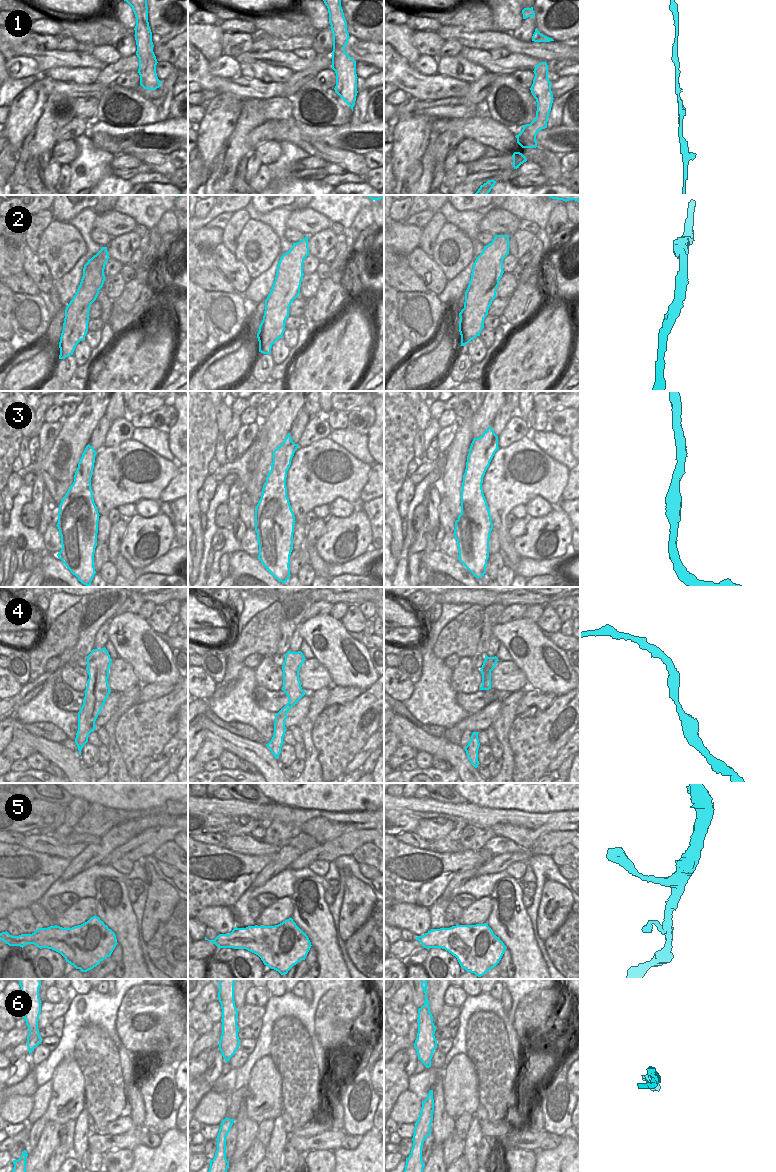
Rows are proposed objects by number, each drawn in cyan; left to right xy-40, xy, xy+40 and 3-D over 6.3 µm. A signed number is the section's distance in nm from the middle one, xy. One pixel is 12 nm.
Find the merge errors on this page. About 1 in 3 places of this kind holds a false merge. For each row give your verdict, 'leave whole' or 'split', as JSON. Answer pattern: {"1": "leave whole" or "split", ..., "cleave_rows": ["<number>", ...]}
{"1": "leave whole", "2": "leave whole", "3": "leave whole", "4": "leave whole", "5": "leave whole", "6": "leave whole", "cleave_rows": []}

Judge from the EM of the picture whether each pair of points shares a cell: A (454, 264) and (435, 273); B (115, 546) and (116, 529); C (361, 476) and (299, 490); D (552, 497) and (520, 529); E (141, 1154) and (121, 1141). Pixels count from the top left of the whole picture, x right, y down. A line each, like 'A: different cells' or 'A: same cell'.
A: different cells
B: same cell
C: same cell
D: different cells
E: different cells

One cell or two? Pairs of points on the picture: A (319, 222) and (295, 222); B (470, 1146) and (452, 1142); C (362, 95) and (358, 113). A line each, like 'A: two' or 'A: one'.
A: one
B: two
C: one

